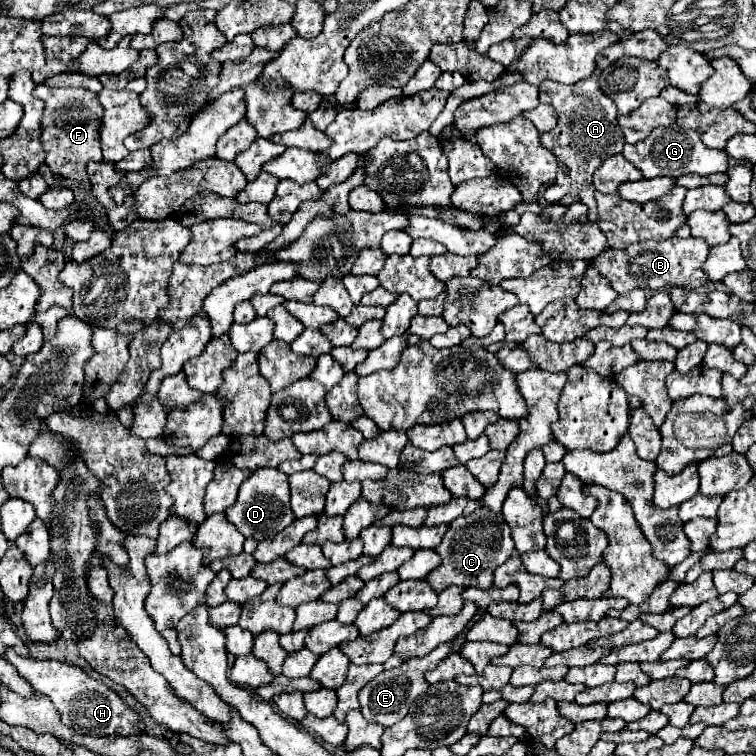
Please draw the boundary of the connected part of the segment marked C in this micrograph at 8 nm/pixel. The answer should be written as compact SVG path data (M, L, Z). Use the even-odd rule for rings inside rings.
M480 508L468 516L456 518L450 524L448 534L442 538L440 546L436 548L442 552L442 564L432 570L432 574L426 578L428 584L442 592L444 588L458 584L458 586L476 586L476 588L492 588L492 576L494 570L506 562L514 554L514 544L510 538L510 526L504 520L502 512L492 512L490 508ZM452 548L452 550L450 550Z

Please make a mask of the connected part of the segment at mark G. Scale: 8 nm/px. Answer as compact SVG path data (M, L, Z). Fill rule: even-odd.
M668 126L668 128L656 128L648 138L644 138L638 144L624 144L622 150L624 158L628 158L642 174L644 178L656 178L656 176L668 176L676 180L684 174L714 174L714 172L726 172L728 170L728 154L724 150L712 150L700 142L700 136L696 130L686 130L680 126Z

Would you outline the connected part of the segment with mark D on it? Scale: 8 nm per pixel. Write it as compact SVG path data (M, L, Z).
M260 468L252 472L252 476L242 482L236 504L226 510L226 518L238 528L238 532L242 532L246 538L256 538L258 542L282 532L286 526L290 526L296 520L290 508L288 476L276 468Z

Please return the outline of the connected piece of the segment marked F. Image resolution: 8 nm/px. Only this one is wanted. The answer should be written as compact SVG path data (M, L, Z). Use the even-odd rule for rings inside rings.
M44 84L36 86L34 96L44 100L44 116L42 116L42 146L46 148L46 164L54 166L50 168L56 176L64 176L70 180L84 182L88 180L86 166L90 160L100 162L102 160L102 148L100 148L100 118L102 118L102 106L98 100L98 94L84 90L84 88L48 88Z

